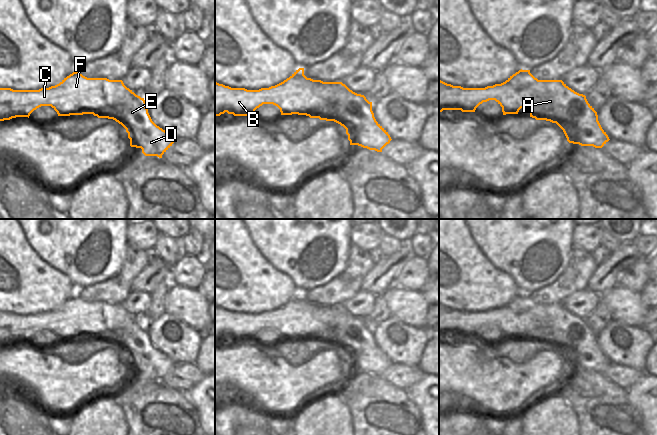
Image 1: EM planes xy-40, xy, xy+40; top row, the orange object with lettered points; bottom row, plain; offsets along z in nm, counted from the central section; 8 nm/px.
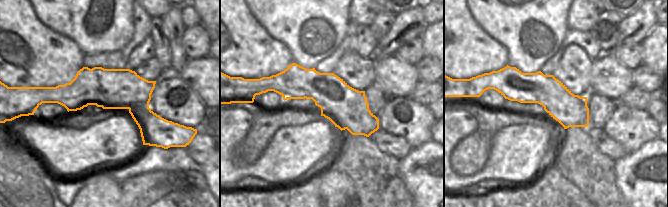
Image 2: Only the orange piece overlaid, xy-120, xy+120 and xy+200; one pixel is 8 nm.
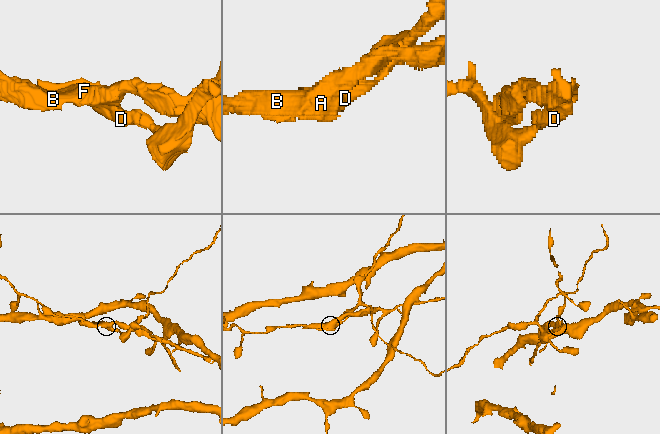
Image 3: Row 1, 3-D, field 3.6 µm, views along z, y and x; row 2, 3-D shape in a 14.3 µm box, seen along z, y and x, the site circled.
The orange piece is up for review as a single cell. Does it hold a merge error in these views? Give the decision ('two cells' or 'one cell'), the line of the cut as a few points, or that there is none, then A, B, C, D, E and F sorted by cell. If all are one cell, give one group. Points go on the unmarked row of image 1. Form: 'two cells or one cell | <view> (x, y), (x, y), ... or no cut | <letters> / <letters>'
two cells | xy (347, 311), (342, 323), (322, 331), (308, 331), (304, 338) | A D E / B C F

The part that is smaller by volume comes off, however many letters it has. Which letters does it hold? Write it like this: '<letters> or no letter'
A, D, E

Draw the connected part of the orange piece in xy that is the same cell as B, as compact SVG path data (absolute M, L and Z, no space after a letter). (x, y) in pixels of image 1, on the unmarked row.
M299 292L289 302L275 310L259 314L231 312L215 306L215 340L225 336L234 340L253 340L255 334L263 328L277 330L281 339L305 339L307 332L323 332L343 324L346 321L345 312L347 310L342 306L323 306L307 302L304 299L304 292Z

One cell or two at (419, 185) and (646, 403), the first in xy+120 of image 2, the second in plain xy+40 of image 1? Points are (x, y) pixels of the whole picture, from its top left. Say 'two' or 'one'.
one

